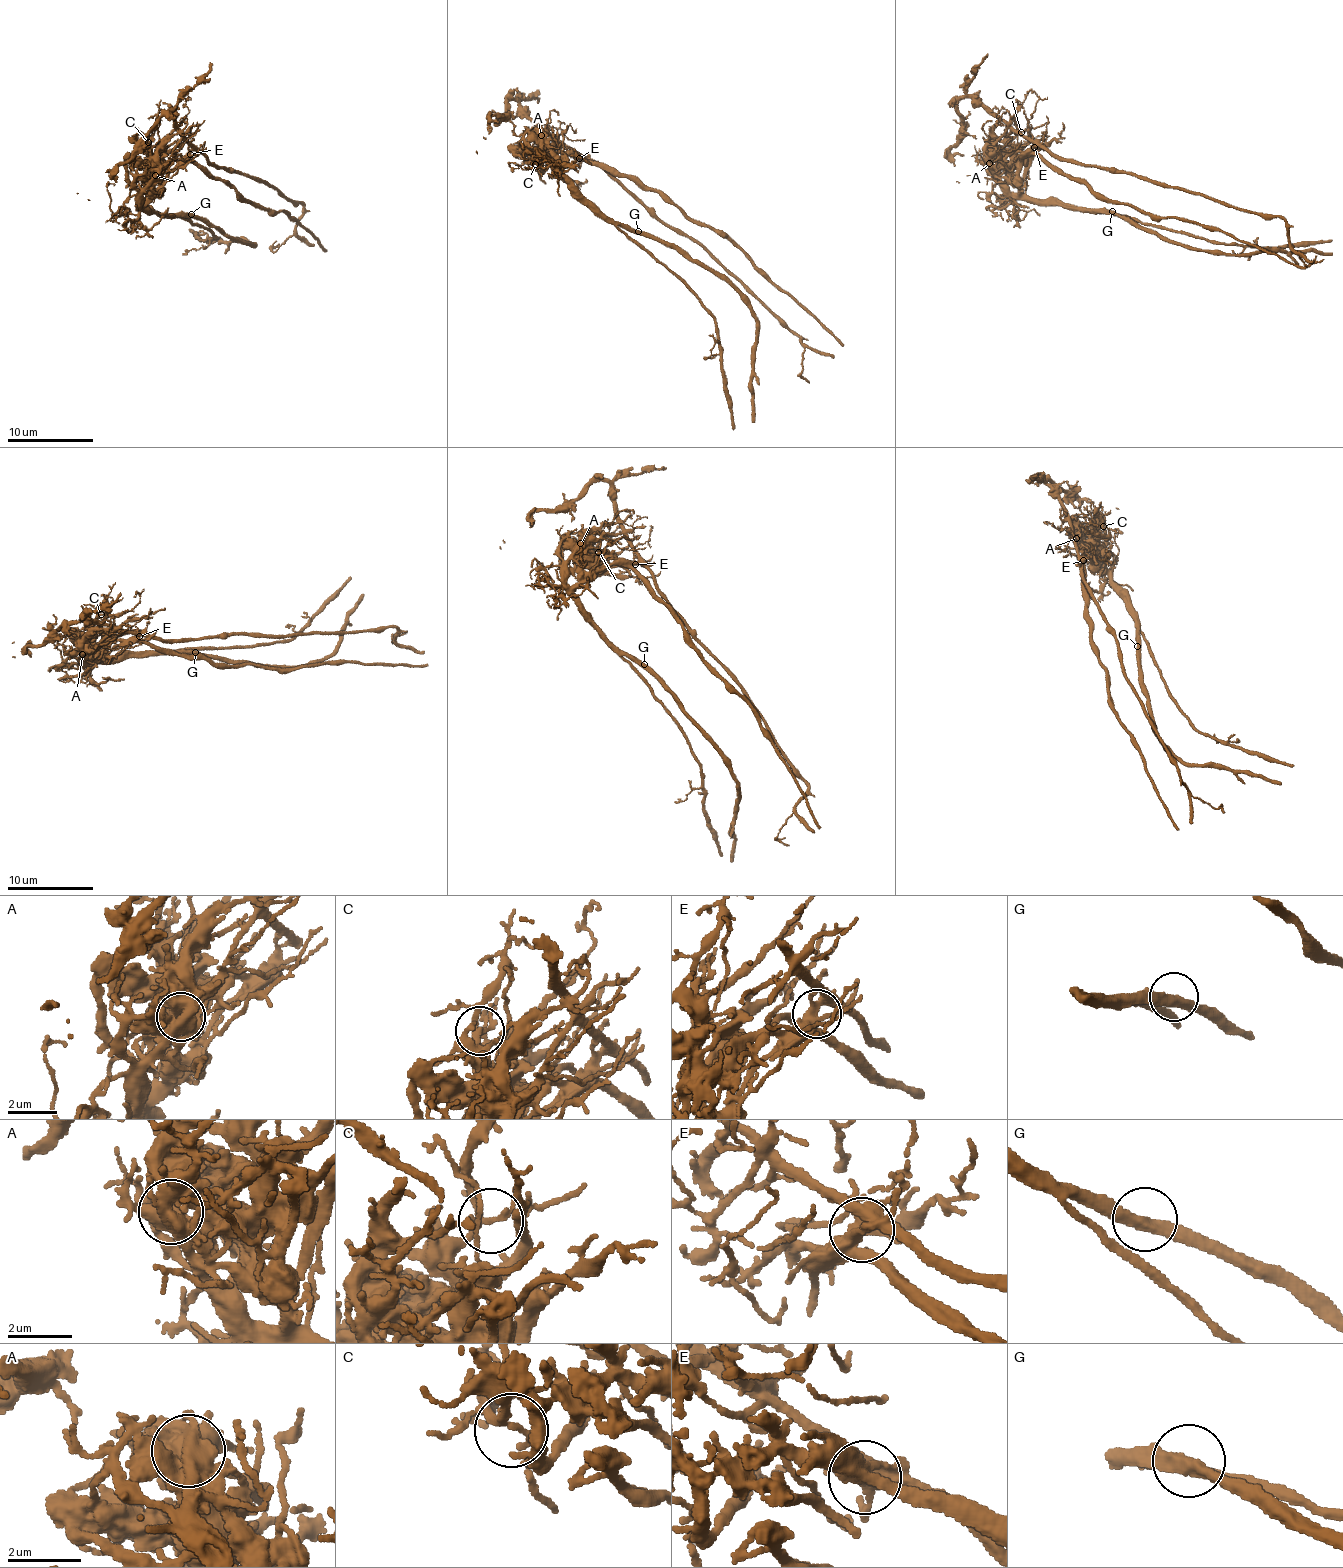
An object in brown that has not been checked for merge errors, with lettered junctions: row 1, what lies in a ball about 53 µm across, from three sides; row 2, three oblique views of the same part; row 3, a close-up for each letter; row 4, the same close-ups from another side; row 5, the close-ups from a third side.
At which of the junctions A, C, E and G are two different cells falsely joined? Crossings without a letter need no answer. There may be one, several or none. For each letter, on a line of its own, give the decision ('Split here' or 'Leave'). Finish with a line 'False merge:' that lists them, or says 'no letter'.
A: Split here
C: Leave
E: Split here
G: Leave
False merge: A, E

